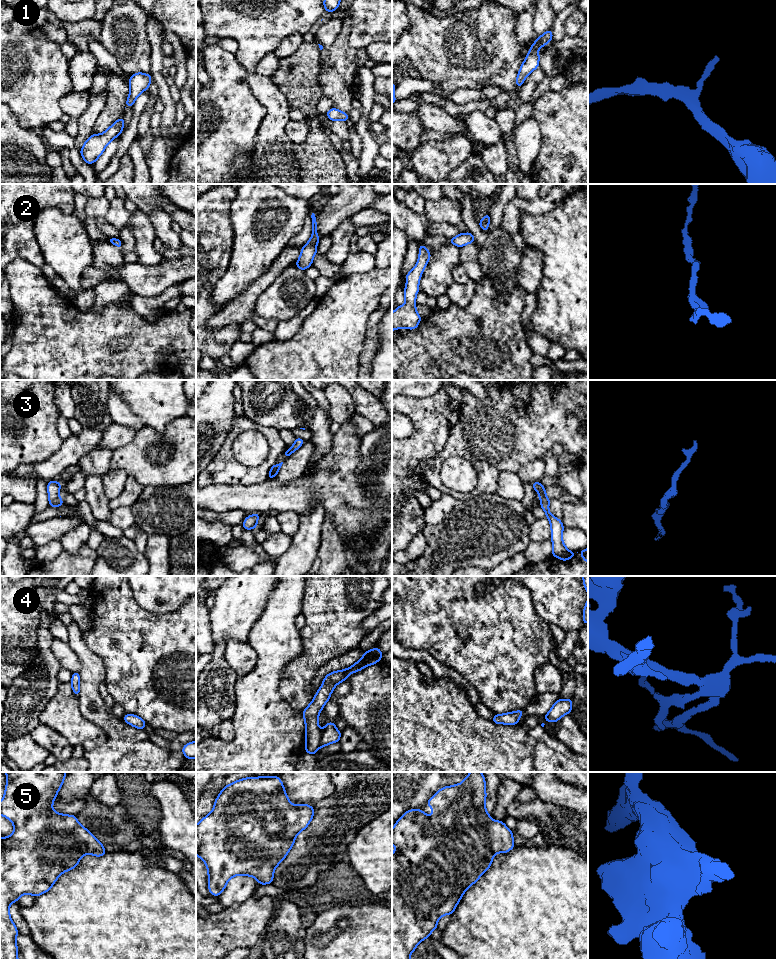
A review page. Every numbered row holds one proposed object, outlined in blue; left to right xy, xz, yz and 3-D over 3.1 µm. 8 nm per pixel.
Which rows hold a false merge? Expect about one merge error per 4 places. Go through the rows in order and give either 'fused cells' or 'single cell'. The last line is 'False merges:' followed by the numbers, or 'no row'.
1: single cell
2: single cell
3: single cell
4: single cell
5: single cell
False merges: no row

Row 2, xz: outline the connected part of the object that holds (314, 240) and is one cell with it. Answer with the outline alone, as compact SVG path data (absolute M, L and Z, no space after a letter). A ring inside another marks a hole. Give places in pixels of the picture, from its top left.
M312 213L312 236L306 245L302 246L299 259L295 263L295 266L305 271L313 263L313 258L317 254L316 246L319 243L321 237L317 235L317 220L315 214Z

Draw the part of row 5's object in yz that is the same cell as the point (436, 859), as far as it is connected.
M470 772L460 784L445 786L438 790L426 803L426 806L432 807L432 816L429 817L422 809L410 809L405 812L395 823L392 829L392 844L395 852L392 854L392 959L410 959L417 945L430 937L432 931L437 929L437 922L443 915L451 915L464 892L491 867L492 860L496 853L507 853L515 847L513 831L506 827L503 821L497 821L490 818L485 807L486 783L485 777L481 772Z

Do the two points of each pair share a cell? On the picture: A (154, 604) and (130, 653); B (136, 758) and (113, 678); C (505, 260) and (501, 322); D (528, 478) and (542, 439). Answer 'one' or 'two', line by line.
A: two
B: two
C: two
D: two

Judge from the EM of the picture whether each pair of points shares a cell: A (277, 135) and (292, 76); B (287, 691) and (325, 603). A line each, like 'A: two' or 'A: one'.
A: two
B: one

